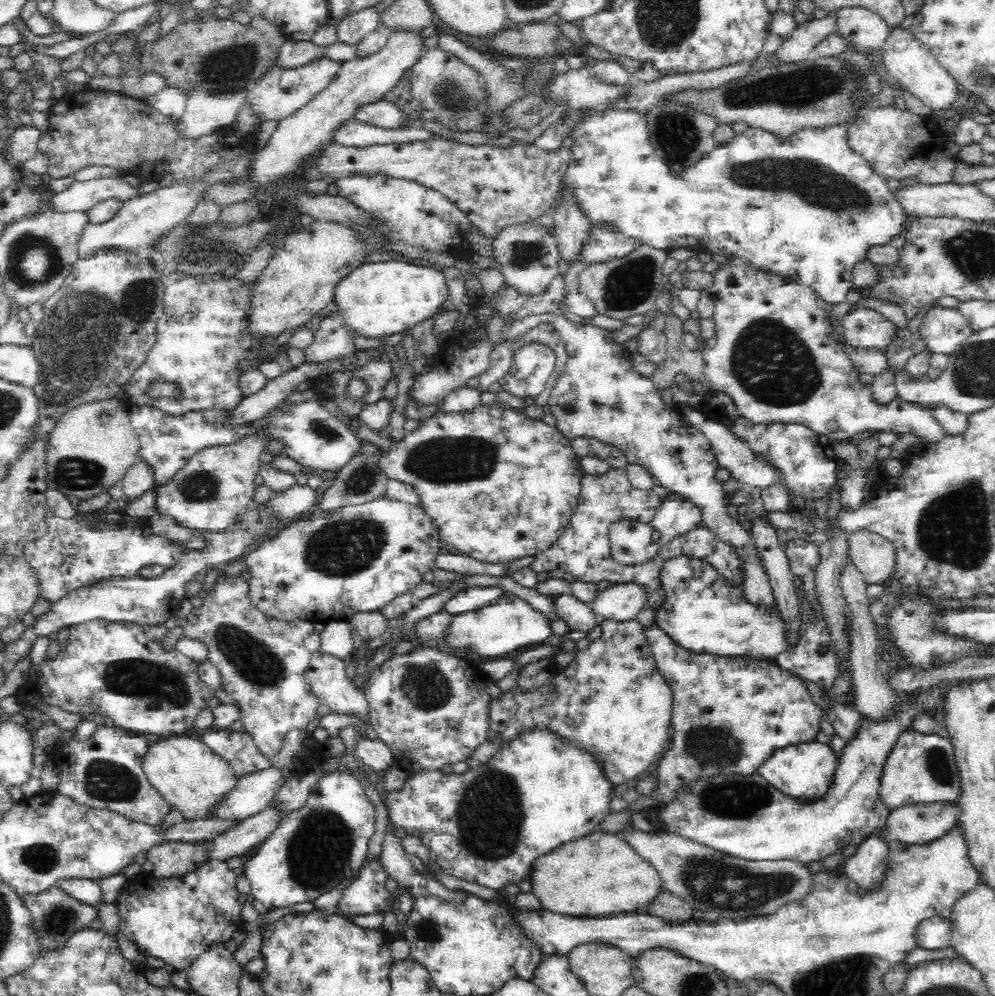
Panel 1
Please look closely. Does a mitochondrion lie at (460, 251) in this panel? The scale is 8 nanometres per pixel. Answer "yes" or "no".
no

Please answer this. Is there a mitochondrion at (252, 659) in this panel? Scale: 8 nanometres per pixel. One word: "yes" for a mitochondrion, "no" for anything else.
yes

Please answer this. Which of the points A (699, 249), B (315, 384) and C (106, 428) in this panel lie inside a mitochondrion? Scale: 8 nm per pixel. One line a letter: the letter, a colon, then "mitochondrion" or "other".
A: other
B: other
C: other

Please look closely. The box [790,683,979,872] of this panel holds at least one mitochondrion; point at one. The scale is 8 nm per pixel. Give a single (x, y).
(938, 762)

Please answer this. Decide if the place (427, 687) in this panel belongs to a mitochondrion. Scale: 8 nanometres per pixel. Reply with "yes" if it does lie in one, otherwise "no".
yes

